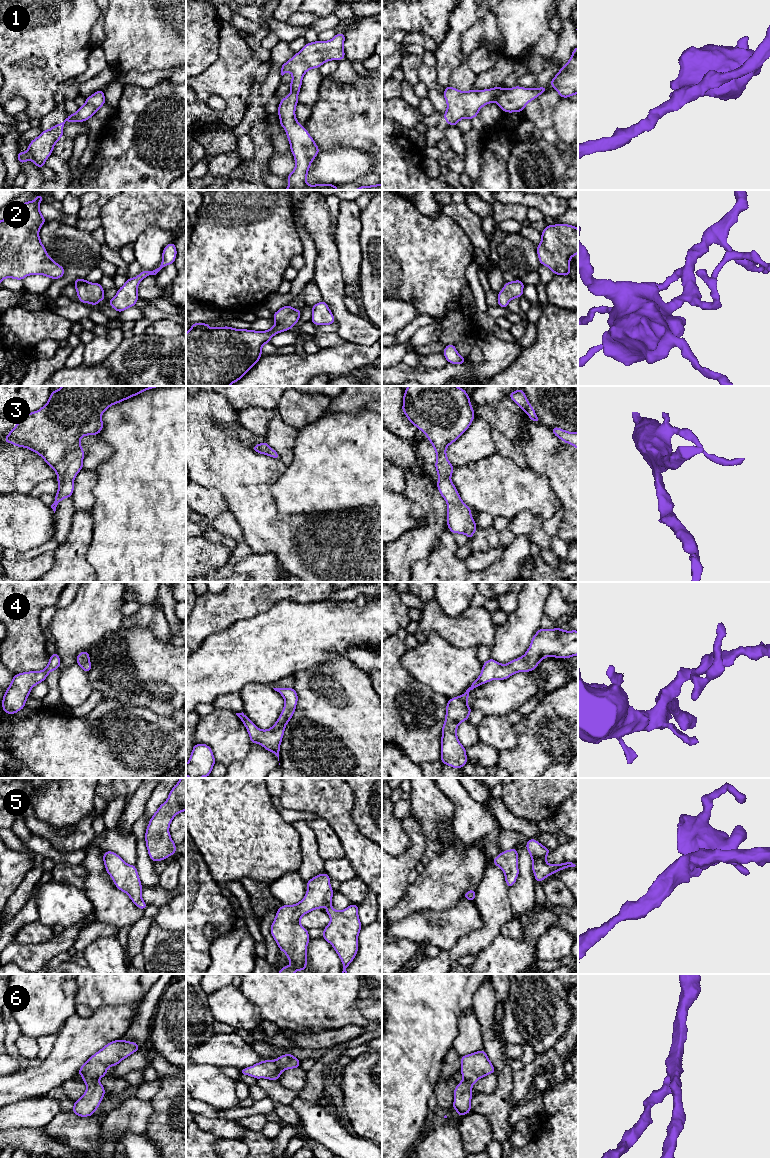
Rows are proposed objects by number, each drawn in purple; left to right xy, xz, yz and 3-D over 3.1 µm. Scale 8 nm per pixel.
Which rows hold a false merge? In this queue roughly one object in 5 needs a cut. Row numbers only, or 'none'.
none

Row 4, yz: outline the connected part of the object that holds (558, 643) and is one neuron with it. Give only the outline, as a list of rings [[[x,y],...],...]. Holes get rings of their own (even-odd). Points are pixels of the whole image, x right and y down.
[[[539,629],[531,640],[526,653],[508,664],[500,664],[490,658],[482,665],[479,677],[461,695],[448,700],[445,722],[442,726],[441,759],[448,766],[461,769],[467,762],[466,748],[457,738],[458,725],[467,721],[472,709],[467,705],[469,692],[478,686],[494,679],[506,680],[518,672],[535,670],[545,657],[567,659],[578,655],[578,631]]]

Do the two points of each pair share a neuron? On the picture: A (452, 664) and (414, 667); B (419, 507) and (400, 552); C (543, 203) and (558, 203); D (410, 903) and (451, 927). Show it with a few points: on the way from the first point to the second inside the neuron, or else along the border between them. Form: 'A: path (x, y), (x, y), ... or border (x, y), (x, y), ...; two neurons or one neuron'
A: path (443, 664), (423, 664); one neuron
B: path (430, 516), (430, 526), (413, 543); one neuron
C: path (547, 203), (554, 203); one neuron
D: border (445, 909), (411, 912), (400, 919); two neurons

